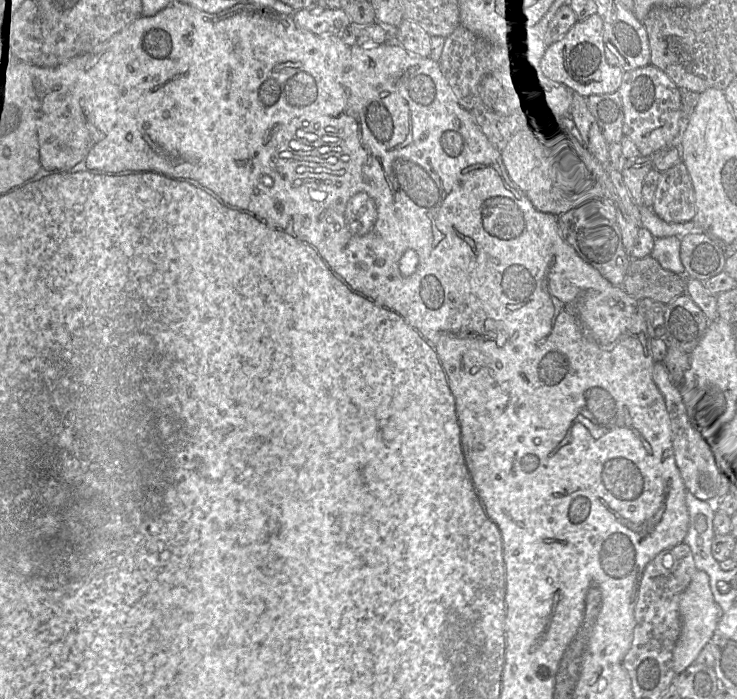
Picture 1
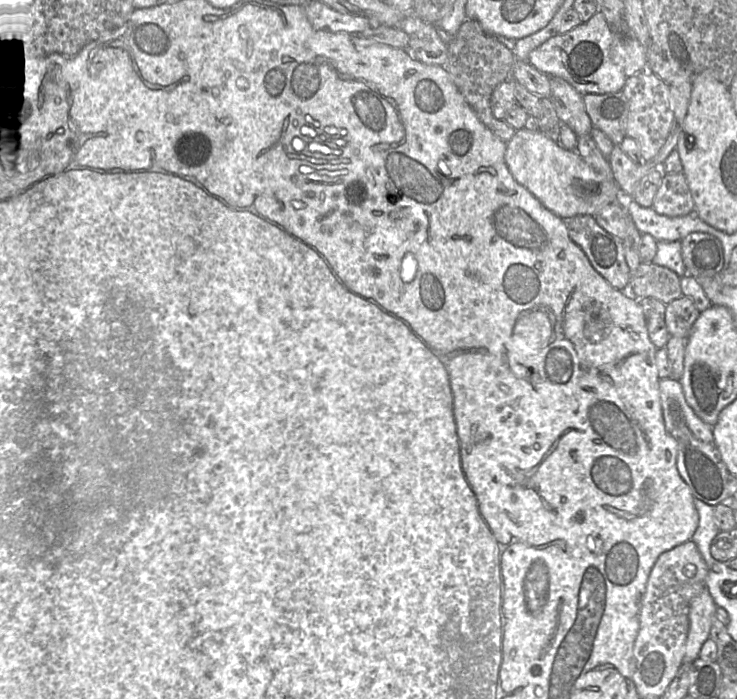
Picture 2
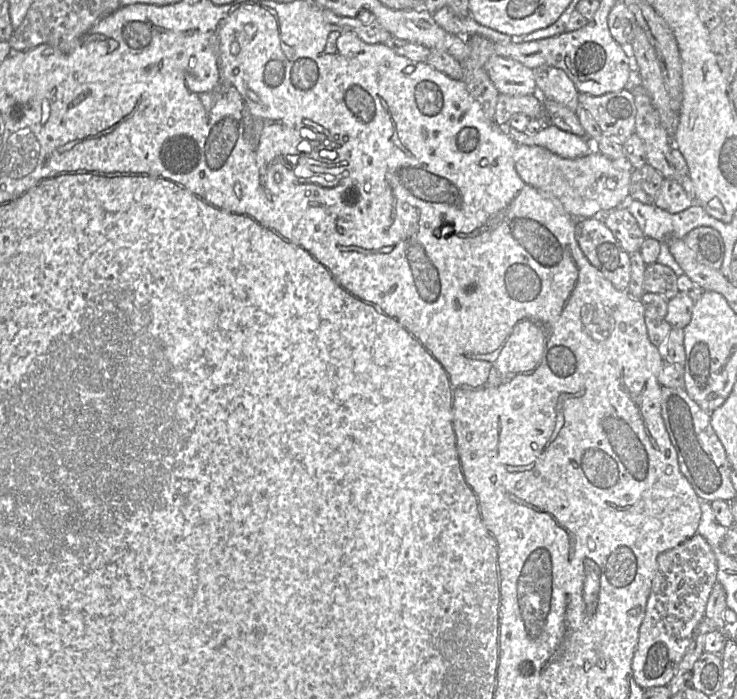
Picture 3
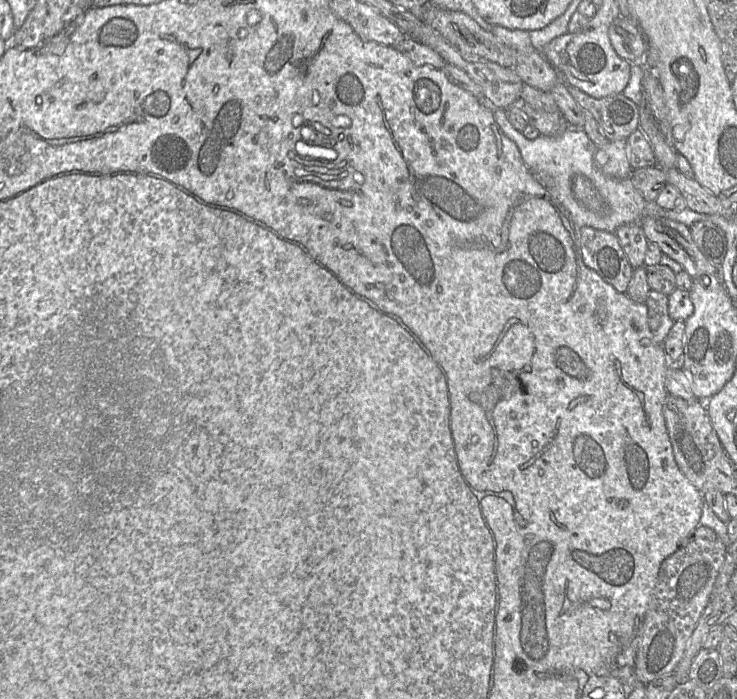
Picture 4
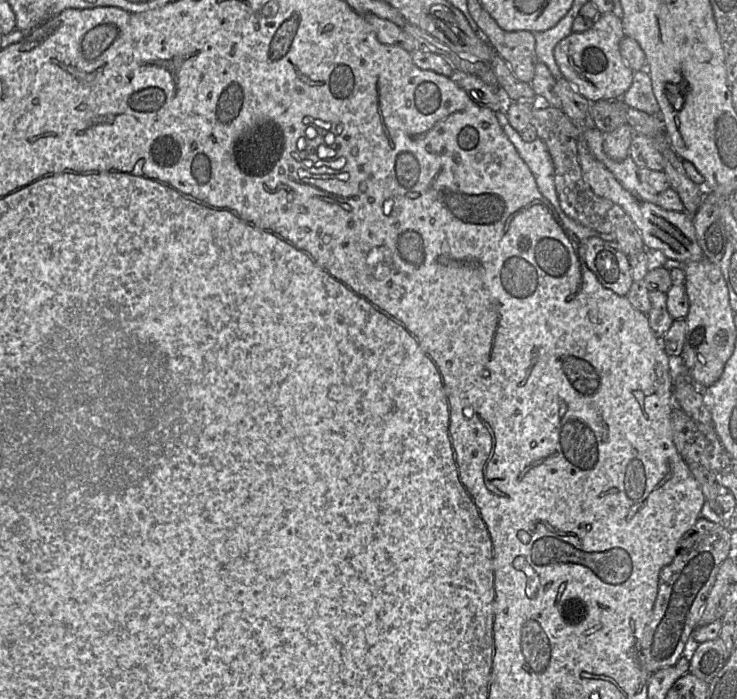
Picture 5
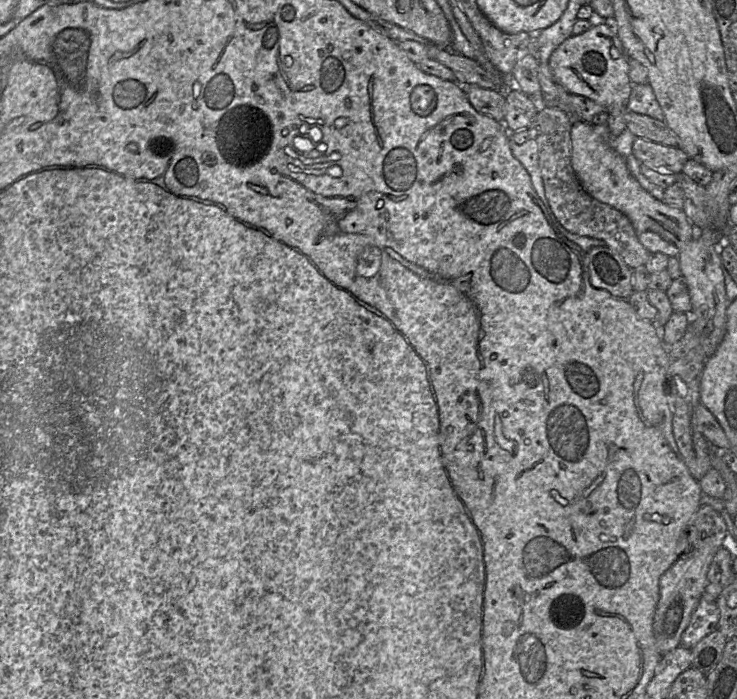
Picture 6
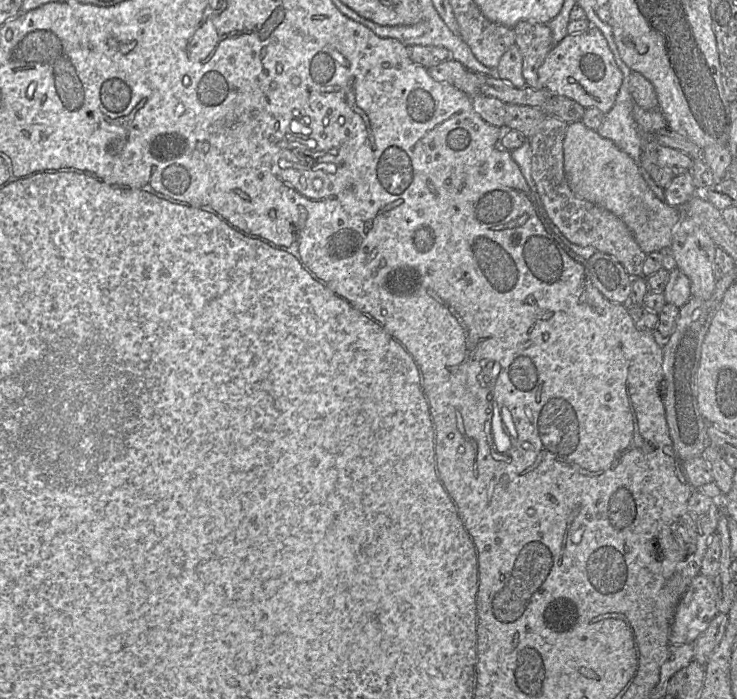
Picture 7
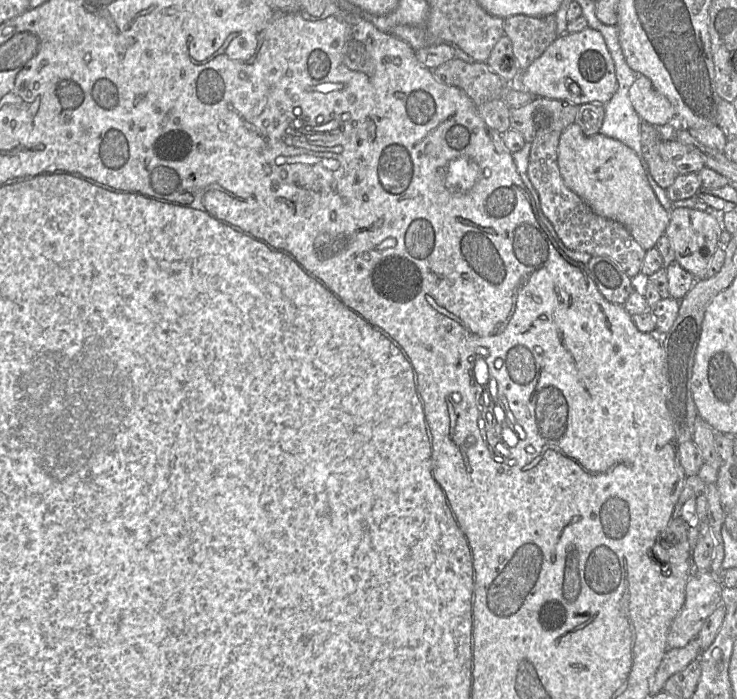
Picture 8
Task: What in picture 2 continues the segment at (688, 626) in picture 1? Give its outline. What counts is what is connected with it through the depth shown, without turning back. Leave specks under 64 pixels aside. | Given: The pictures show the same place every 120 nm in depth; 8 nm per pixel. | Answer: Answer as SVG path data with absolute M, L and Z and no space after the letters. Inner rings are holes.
M707 587L691 600L683 662L693 663L699 657L702 645L710 638L712 619L717 607Z

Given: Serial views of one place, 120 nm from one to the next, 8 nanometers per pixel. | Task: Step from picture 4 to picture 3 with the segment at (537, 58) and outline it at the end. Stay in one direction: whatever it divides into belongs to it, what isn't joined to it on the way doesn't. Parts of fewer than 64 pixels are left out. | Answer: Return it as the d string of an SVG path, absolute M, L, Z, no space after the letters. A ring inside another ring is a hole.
M540 66L532 70L537 94L541 98L554 100L574 112L577 110L579 92L563 70L553 66Z

